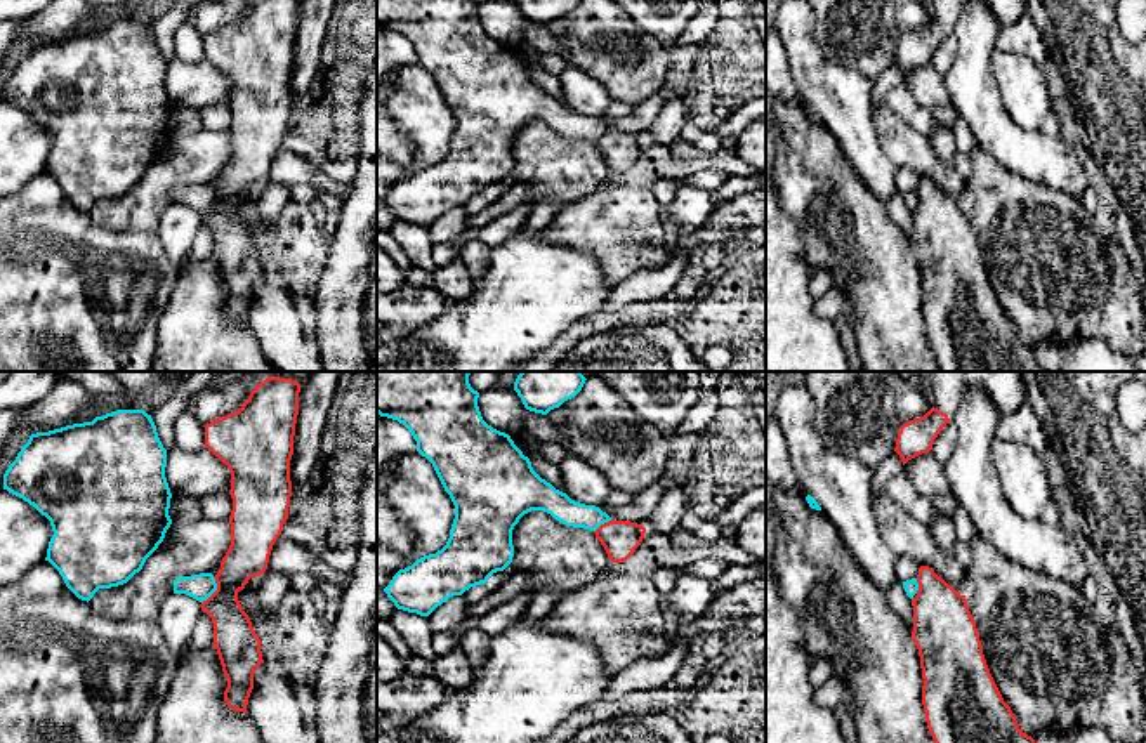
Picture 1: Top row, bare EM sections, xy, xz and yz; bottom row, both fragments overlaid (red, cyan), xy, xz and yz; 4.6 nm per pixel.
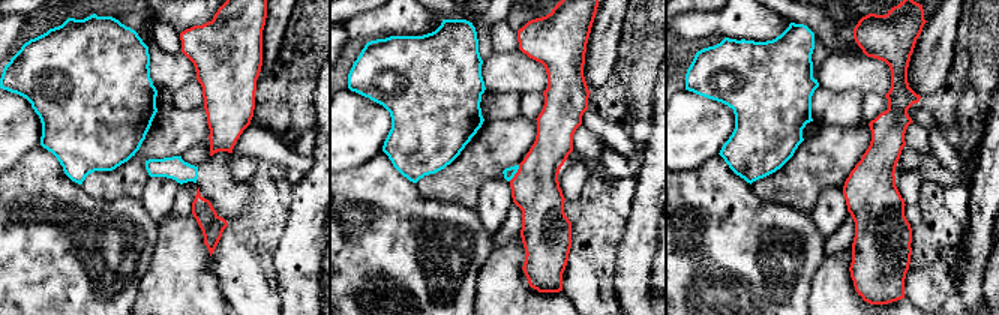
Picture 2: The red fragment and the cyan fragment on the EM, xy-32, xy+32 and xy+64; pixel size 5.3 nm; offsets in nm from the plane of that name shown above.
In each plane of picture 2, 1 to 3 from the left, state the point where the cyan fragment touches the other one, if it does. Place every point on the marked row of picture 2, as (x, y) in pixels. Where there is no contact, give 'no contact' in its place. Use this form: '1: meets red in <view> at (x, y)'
1: no contact
2: meets red in xy+32 at (516, 173)
3: no contact

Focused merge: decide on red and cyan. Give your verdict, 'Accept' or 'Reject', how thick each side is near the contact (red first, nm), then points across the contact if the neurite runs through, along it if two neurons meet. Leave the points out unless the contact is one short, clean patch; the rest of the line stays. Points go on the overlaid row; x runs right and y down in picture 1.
Reject. Thickness 200 nm (red) against 120 nm. Boundary: xy (214, 577), (216, 589), (202, 603)

